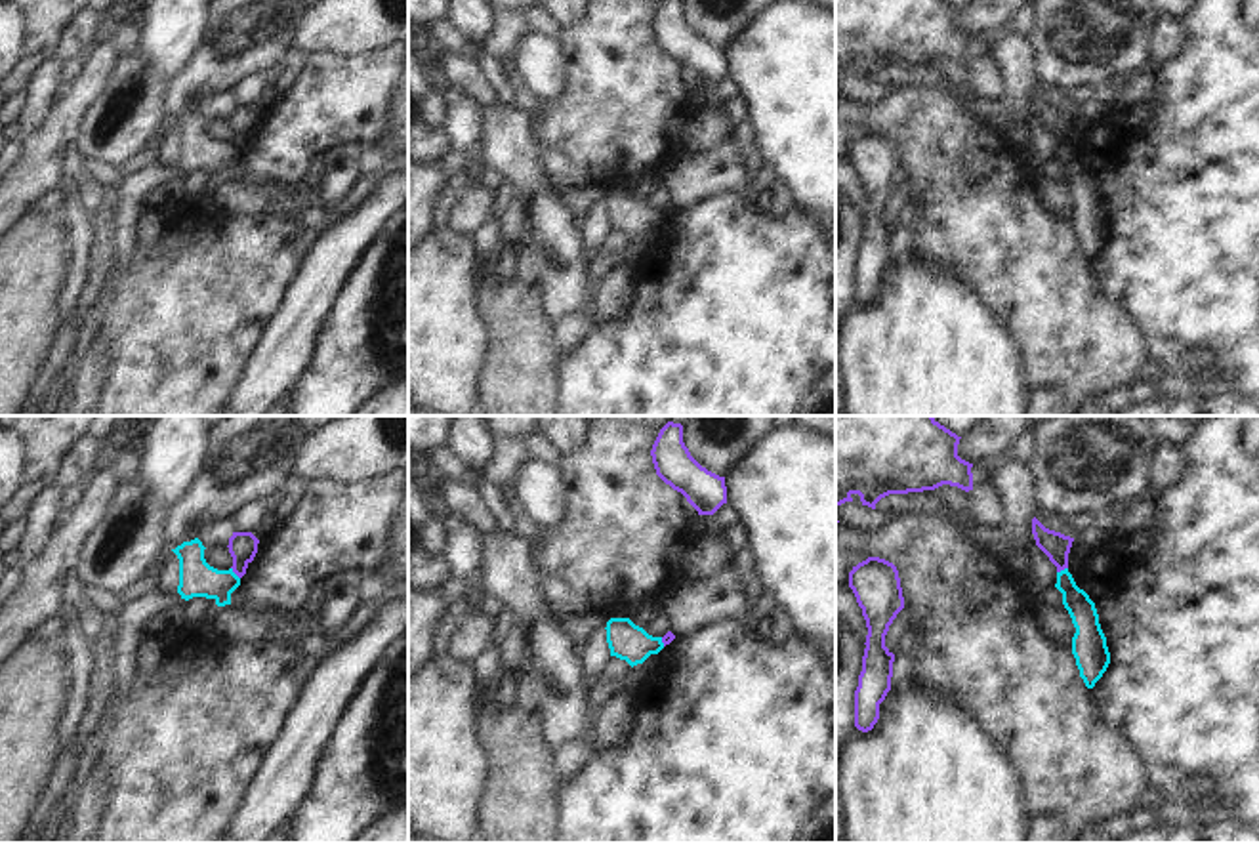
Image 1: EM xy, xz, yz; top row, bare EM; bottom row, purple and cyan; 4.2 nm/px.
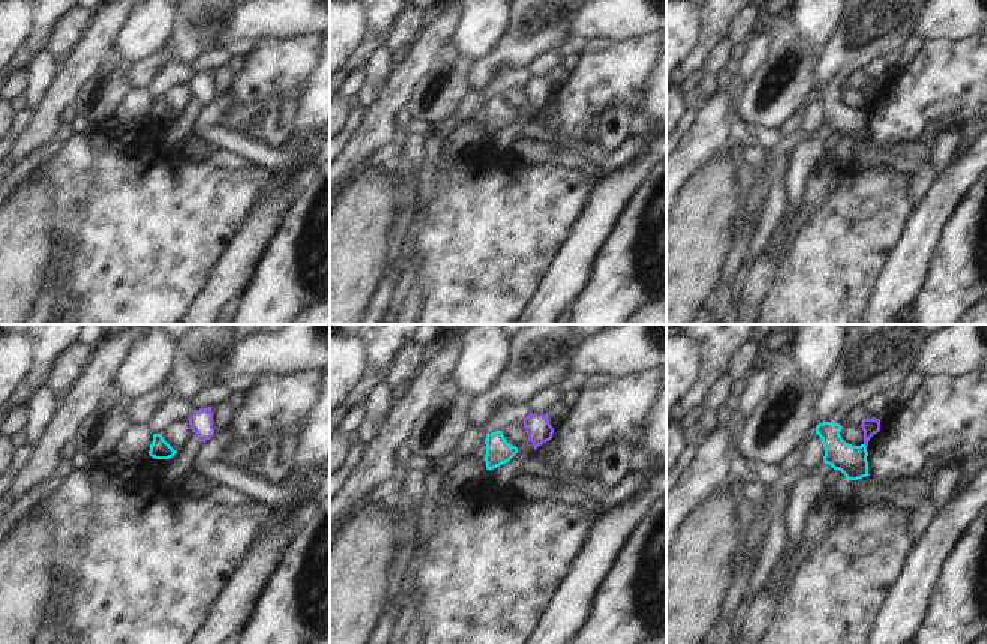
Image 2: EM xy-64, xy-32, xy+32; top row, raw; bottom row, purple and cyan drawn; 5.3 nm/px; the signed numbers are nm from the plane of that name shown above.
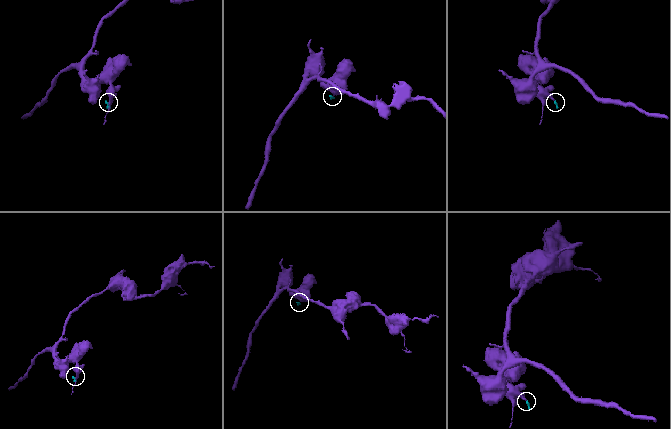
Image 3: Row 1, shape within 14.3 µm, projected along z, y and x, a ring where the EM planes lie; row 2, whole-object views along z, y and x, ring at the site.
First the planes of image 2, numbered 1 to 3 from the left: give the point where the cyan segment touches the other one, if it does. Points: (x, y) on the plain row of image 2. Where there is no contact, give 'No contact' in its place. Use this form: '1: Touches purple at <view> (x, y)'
1: No contact
2: No contact
3: No contact.

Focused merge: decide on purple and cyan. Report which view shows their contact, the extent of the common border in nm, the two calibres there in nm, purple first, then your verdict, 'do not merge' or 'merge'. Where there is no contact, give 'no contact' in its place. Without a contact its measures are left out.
contact in xy; length 70 nm; calibres 130 and 160 nm; do not merge

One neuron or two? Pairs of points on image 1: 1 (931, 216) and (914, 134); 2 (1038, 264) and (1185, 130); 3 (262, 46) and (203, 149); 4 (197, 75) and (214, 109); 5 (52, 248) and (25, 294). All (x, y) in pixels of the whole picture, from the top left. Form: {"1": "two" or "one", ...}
{"1": "one", "2": "two", "3": "one", "4": "two", "5": "one"}

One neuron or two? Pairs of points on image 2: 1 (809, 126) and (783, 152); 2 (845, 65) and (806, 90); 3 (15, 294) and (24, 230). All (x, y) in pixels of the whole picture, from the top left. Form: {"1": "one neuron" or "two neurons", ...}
{"1": "two neurons", "2": "two neurons", "3": "one neuron"}

